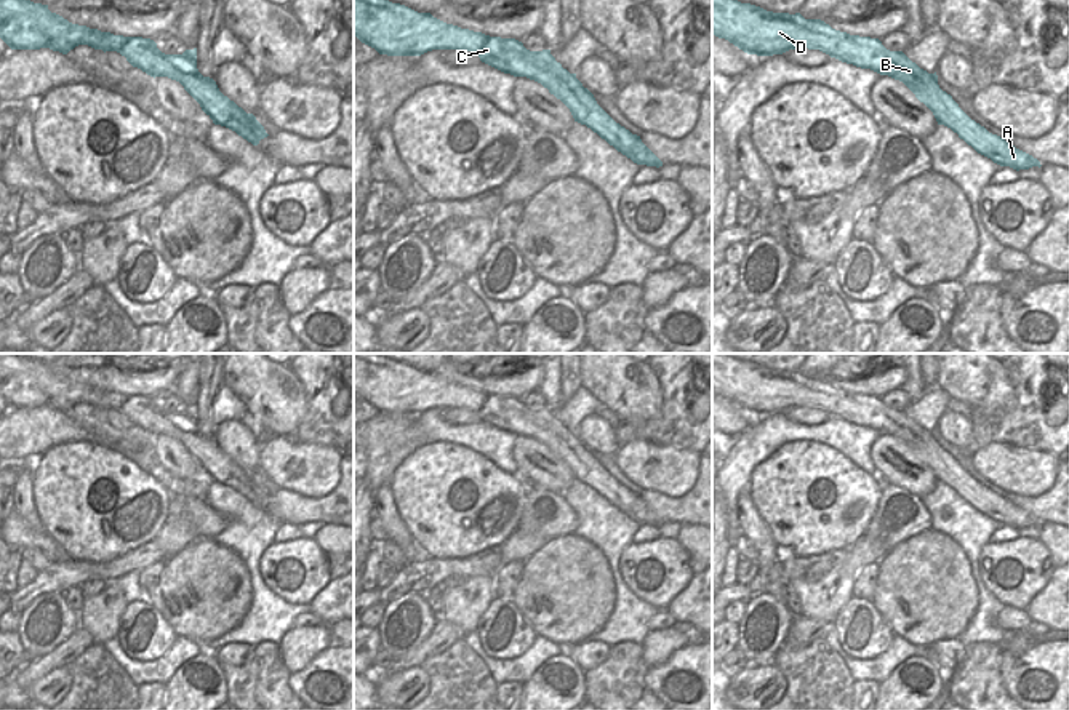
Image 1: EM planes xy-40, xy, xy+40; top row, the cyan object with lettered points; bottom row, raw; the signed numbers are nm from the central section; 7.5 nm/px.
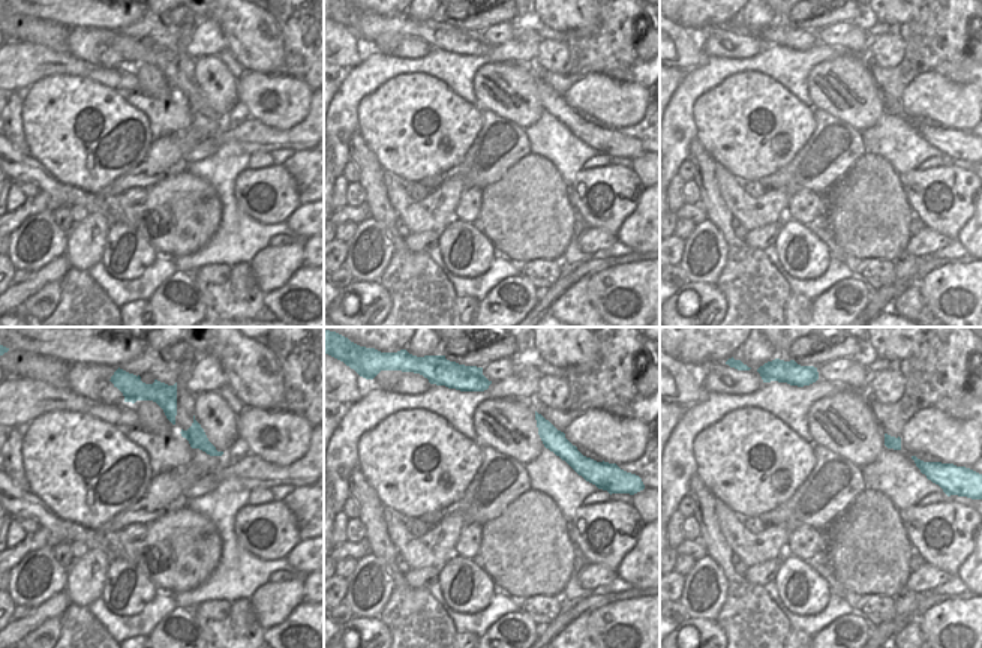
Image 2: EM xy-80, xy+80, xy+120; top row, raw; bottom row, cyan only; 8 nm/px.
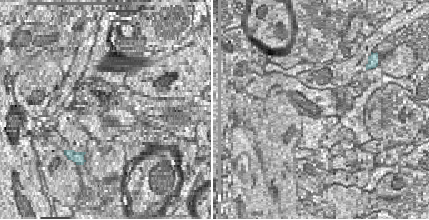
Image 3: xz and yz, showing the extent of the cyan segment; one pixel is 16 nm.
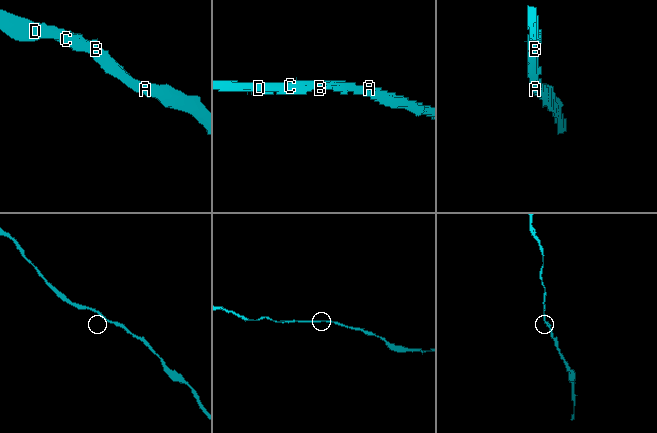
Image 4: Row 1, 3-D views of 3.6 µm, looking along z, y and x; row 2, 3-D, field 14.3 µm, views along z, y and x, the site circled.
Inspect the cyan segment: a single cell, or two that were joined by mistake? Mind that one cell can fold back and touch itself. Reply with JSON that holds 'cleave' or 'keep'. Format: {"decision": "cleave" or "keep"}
{"decision": "keep"}

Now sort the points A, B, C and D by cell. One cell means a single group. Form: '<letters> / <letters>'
A B C D

